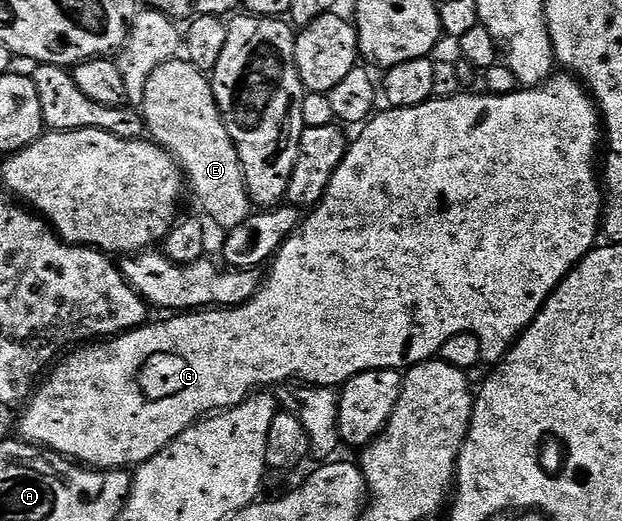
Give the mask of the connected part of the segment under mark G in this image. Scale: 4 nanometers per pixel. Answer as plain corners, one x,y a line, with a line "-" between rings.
556,73
545,79
538,87
515,90
510,92
509,95
464,95
465,93
457,93
445,99
433,97
417,107
384,109
384,112
381,110
379,113
373,114
372,118
359,128
360,136
357,139
353,138
351,140
348,151
344,155
344,160
338,165
338,169
334,173
334,177
330,181
326,193
321,197
320,202
311,208
309,215
312,216
309,219
307,216
301,222
300,226
288,236
286,242
280,244
280,250
276,252
270,263
272,272
266,275
266,278
260,284
260,288
256,291
256,296
249,303
243,303
241,307
230,307
227,309
200,309
195,313
176,313
171,317
164,317
168,319
162,320
161,323
149,321
143,327
135,327
133,331
126,331
123,335
109,337
103,340
103,342
96,341
91,345
85,346
83,349
73,350
71,354
64,357
69,357
69,359
61,358
51,368
50,374
39,384
35,394
27,400
26,406
23,408
25,411
20,415
19,438
25,443
35,443
38,447
54,451
57,455
63,455
81,465
87,465
97,469
132,469
141,463
145,463
147,459
154,457
162,449
166,449
166,445
174,442
186,428
192,427
193,424
200,422
201,419
213,414
213,412
219,413
227,411
230,407
236,407
239,403
243,403
249,394
255,392
257,388
272,389
277,385
283,385
289,381
299,381
313,387
330,387
336,389
347,383
349,379
362,374
363,371
395,371
397,369
414,367
418,363
426,363
429,359
439,356
442,345
446,345
446,341
450,341
450,337
454,337
458,333
466,333
467,331
478,337
479,355
482,358
483,364
488,367
495,366
496,363
504,358
505,353
511,348
512,344
519,339
521,333
536,320
536,314
544,308
544,302
550,298
561,281
572,272
572,268
589,251
597,246
598,240
596,240
596,234
599,236
602,231
602,212
604,209
602,183
598,178
598,155
596,159
596,150
599,147
601,150
602,147
602,120
600,118
600,109
596,106
596,100
586,90
585,84
581,83
571,73

